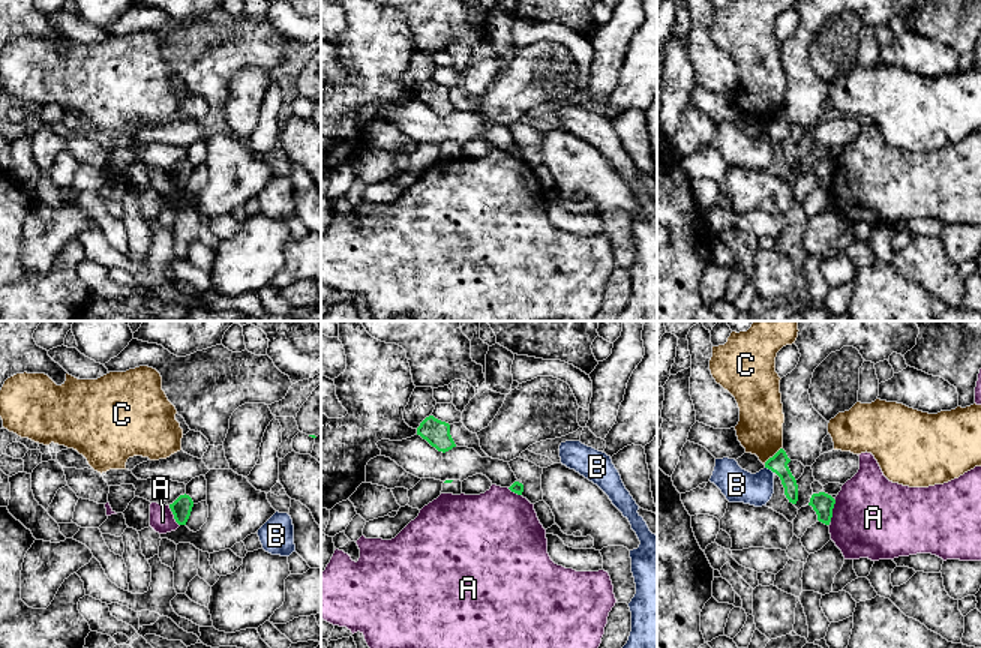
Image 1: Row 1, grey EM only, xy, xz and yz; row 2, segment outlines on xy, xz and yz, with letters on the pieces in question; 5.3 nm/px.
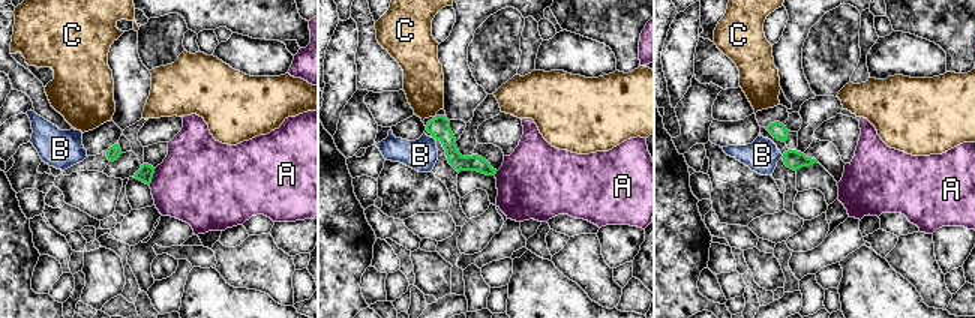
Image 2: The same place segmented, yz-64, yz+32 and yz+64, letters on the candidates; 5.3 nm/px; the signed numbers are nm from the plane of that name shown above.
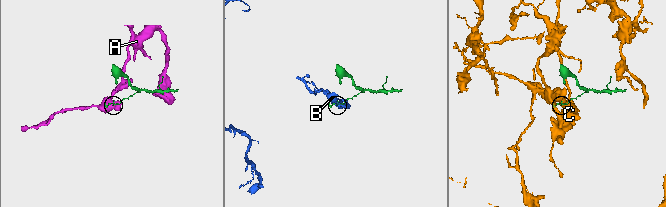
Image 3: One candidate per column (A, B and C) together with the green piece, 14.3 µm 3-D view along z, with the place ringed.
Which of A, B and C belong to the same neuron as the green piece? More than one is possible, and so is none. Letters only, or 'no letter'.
no letter

